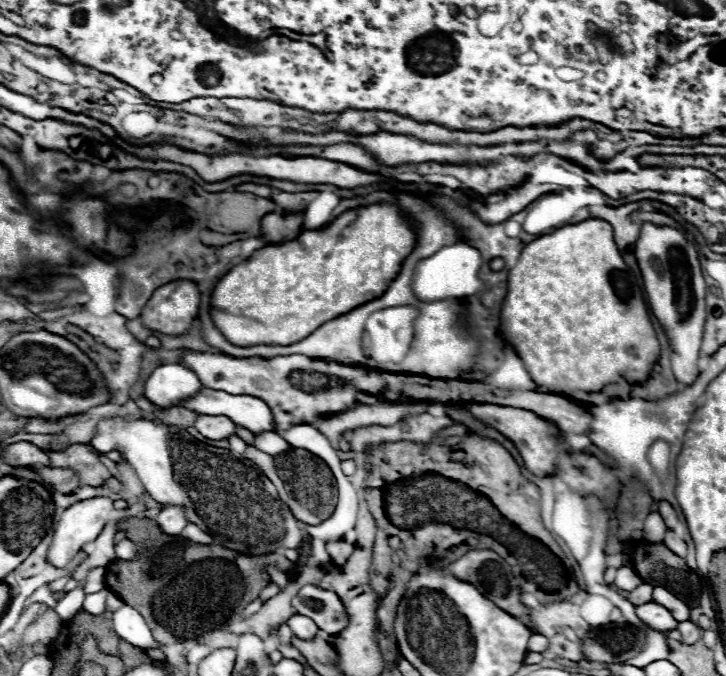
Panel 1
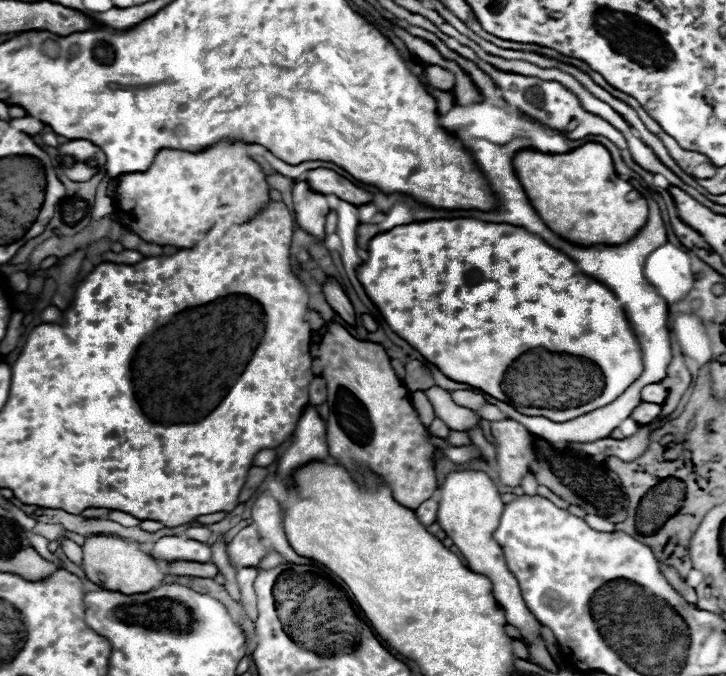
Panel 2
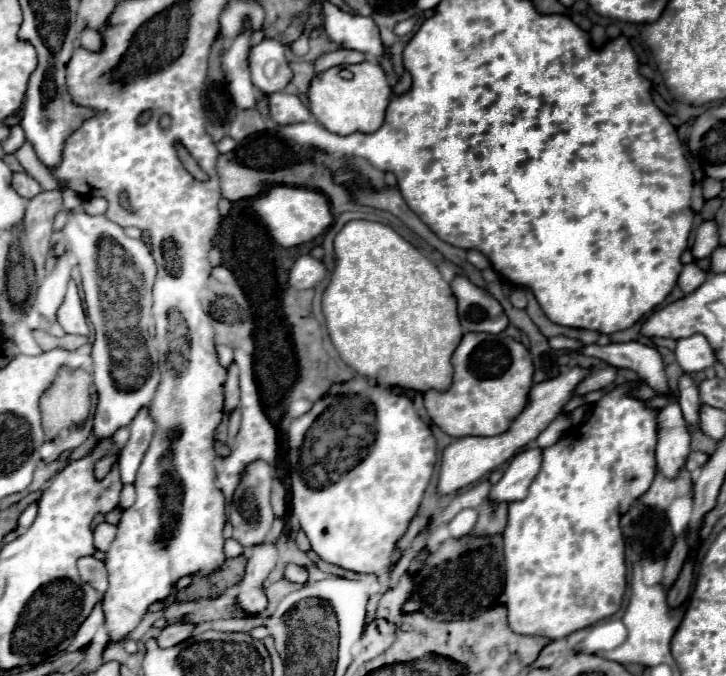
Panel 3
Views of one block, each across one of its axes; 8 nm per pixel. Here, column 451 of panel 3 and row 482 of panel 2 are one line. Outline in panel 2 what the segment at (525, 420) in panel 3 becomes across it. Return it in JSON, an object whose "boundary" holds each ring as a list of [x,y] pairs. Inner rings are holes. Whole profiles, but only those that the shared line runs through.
{"boundary":[[[464,470],[464,472],[452,472],[446,476],[442,488],[440,488],[440,502],[438,502],[438,518],[436,522],[440,528],[448,534],[448,538],[454,540],[456,548],[462,552],[462,556],[468,562],[468,568],[484,574],[492,582],[492,594],[500,608],[506,612],[506,622],[520,630],[522,642],[530,646],[530,642],[538,640],[542,634],[540,622],[530,614],[522,600],[522,592],[518,586],[518,580],[506,566],[506,558],[498,542],[492,538],[494,530],[498,528],[500,516],[504,512],[504,502],[500,498],[500,492],[496,484],[490,480],[488,474],[476,472],[476,470]]]}

